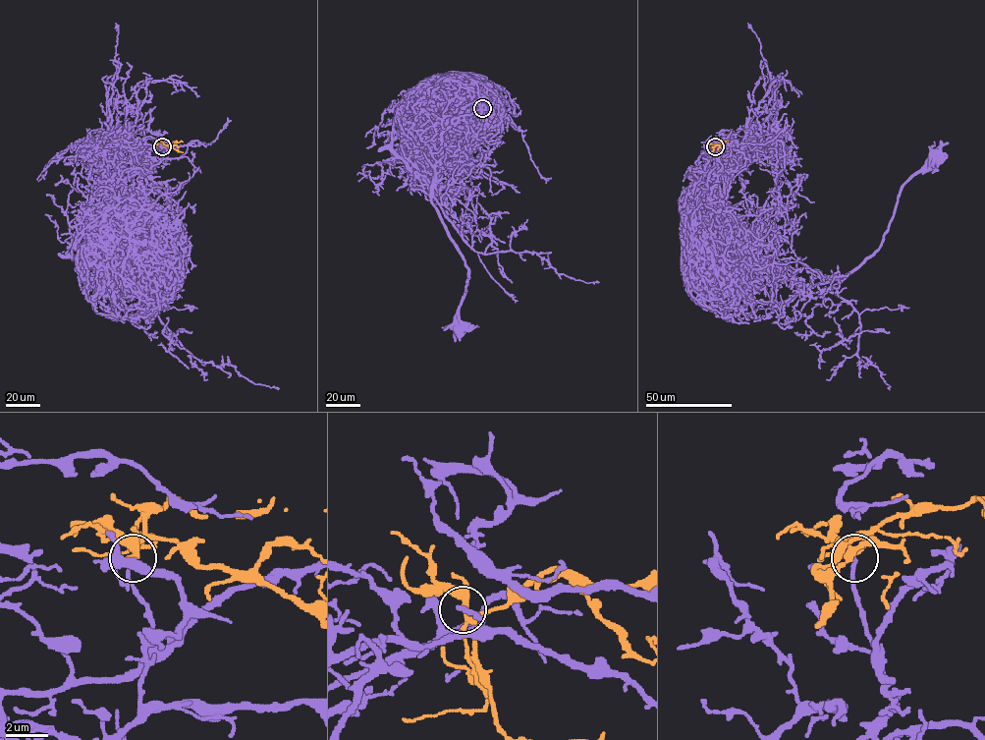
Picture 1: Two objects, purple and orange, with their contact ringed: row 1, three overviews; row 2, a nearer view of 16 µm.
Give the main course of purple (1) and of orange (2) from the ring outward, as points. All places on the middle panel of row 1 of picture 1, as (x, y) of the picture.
1: (482, 108), (448, 124), (433, 114), (442, 124), (416, 159), (467, 269), (461, 327)
2: (482, 108), (486, 118), (503, 119)

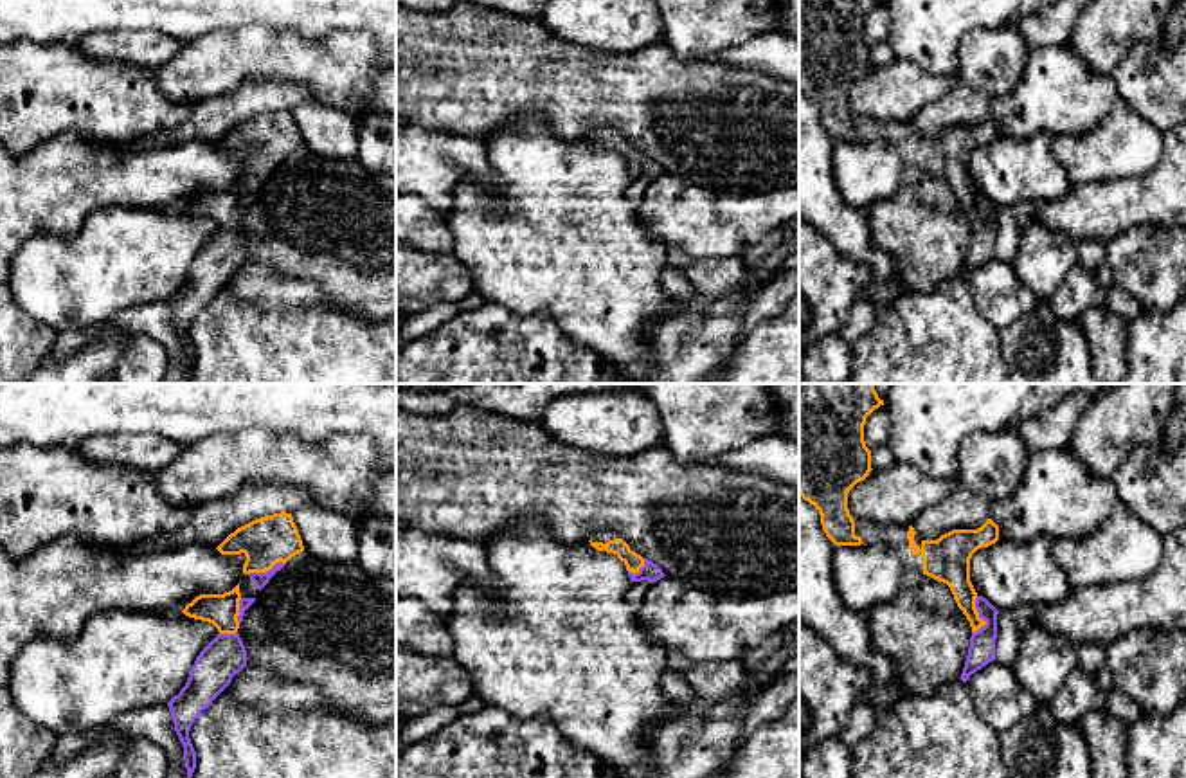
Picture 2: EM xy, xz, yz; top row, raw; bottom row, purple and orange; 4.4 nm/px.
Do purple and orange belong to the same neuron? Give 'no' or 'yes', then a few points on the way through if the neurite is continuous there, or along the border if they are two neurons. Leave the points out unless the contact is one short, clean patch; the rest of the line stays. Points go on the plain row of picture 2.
yes

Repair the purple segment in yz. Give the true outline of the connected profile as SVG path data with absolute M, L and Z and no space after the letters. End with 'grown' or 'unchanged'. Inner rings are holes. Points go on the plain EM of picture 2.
M799 0L799 92L819 106L822 126L835 142L891 140L903 166L918 166L950 184L972 223L959 274L966 279L995 258L999 207L975 189L970 155L999 137L999 122L988 115L977 126L952 126L938 137L921 137L912 122L855 117L849 112L849 86L873 67L864 38L866 14L880 2Z | grown

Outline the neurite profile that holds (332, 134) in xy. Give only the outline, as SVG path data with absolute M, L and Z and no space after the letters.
M322 103L299 104L292 110L304 148L326 160L358 158L356 117Z

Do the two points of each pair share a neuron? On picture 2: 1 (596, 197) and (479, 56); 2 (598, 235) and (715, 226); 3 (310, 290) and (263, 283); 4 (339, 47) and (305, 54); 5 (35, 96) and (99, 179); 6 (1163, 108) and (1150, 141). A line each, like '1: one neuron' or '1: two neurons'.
1: two neurons
2: two neurons
3: one neuron
4: one neuron
5: two neurons
6: two neurons

